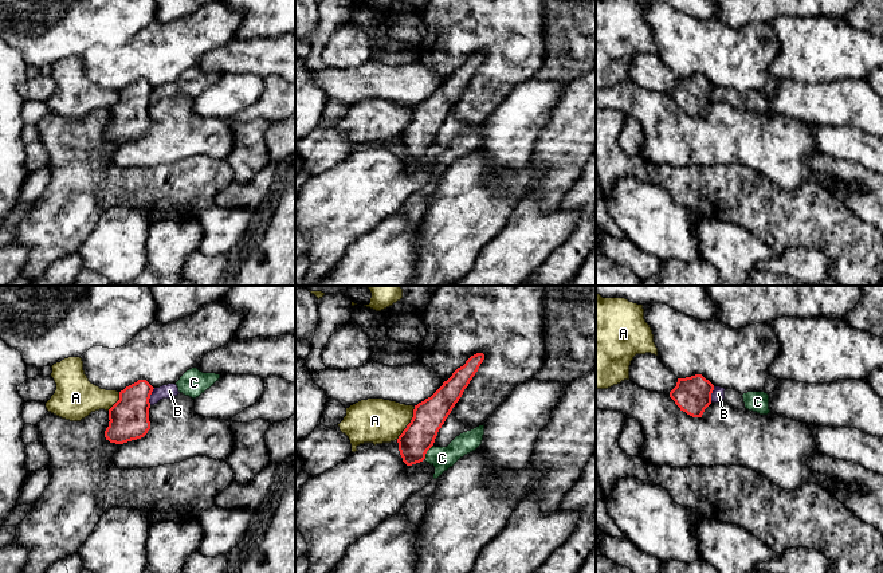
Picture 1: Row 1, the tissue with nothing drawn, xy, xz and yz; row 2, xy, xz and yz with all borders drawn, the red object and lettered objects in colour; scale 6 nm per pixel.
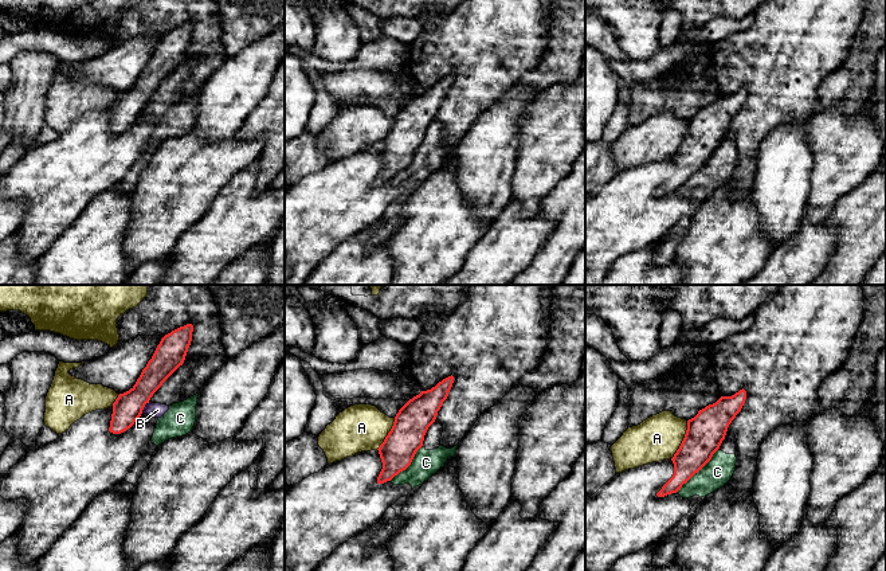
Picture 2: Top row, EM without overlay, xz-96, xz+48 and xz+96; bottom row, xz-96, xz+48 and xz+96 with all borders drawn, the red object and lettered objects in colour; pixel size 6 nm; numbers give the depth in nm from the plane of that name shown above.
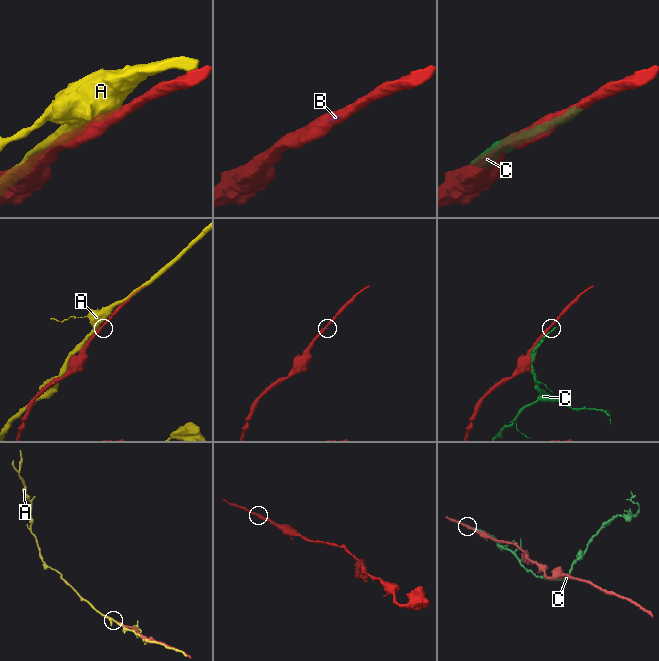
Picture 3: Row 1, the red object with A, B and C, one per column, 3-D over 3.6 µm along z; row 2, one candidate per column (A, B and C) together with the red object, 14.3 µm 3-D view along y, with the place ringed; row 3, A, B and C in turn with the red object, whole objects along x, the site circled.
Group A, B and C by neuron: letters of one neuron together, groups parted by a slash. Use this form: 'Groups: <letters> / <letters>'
Groups: A / B C

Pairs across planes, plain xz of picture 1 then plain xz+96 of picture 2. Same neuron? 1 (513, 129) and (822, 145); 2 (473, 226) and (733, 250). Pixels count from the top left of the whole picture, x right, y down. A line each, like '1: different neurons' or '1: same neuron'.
1: different neurons
2: same neuron

